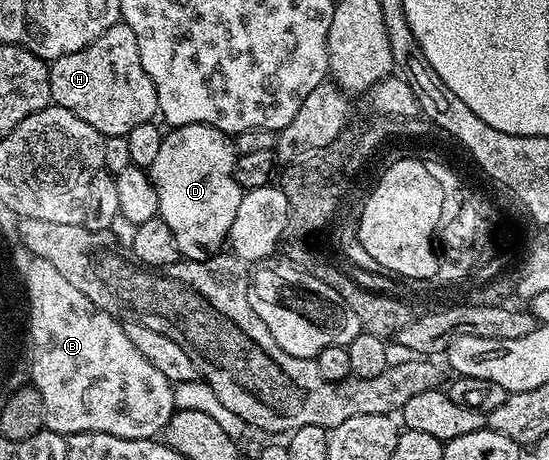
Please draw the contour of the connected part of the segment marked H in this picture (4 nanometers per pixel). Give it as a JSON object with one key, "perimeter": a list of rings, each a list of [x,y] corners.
{"perimeter":[[[121,21],[113,23],[96,41],[92,41],[84,49],[76,53],[68,53],[64,57],[53,60],[50,68],[50,101],[55,107],[68,109],[80,121],[88,121],[92,129],[96,129],[102,136],[127,135],[136,125],[151,122],[158,115],[158,98],[156,85],[148,73],[144,73],[144,65],[140,65],[140,45],[136,45],[136,33],[128,29],[128,25]]]}

